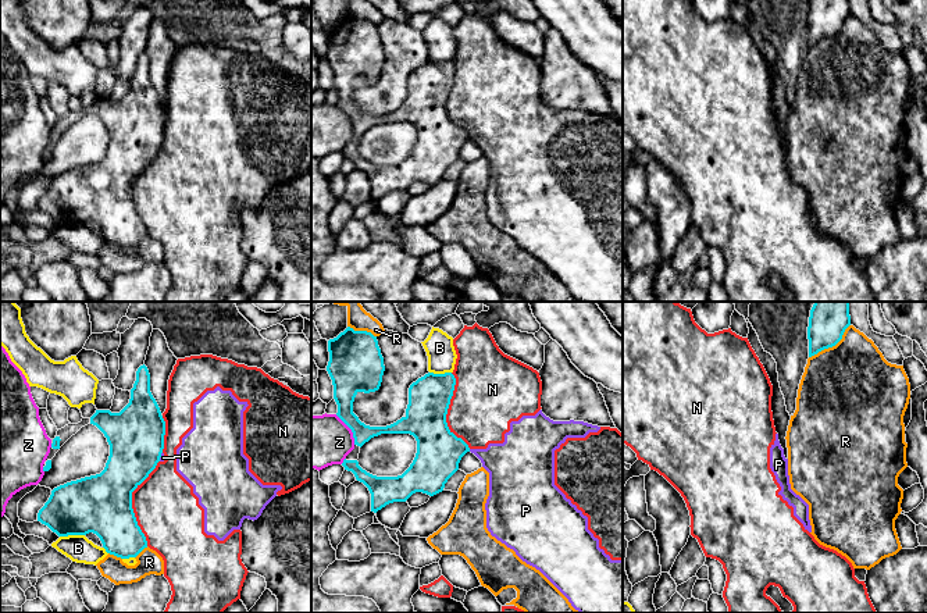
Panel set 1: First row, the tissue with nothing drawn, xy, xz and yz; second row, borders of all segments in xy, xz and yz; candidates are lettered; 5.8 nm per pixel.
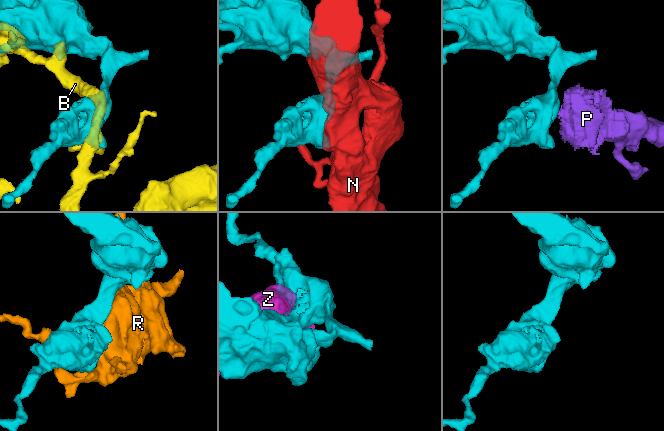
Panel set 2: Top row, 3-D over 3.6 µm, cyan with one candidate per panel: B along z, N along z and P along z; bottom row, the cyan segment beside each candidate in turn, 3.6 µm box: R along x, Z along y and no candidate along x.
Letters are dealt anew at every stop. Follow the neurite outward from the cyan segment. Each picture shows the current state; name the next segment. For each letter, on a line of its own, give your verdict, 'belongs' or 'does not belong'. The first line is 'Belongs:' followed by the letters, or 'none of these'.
Belongs: none of these
B: does not belong
N: does not belong
P: does not belong
R: does not belong
Z: does not belong

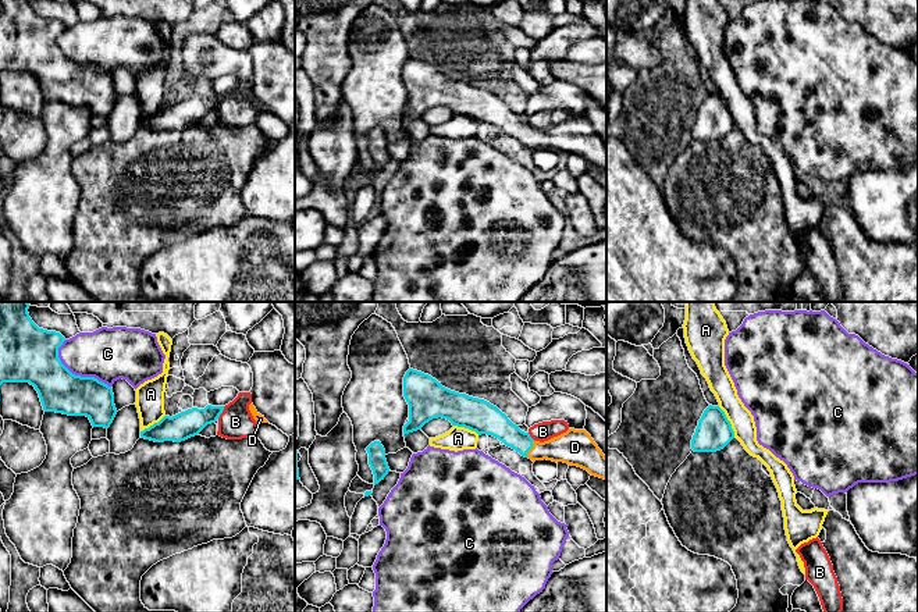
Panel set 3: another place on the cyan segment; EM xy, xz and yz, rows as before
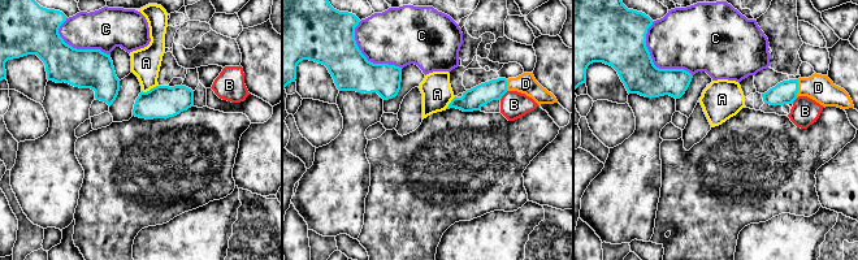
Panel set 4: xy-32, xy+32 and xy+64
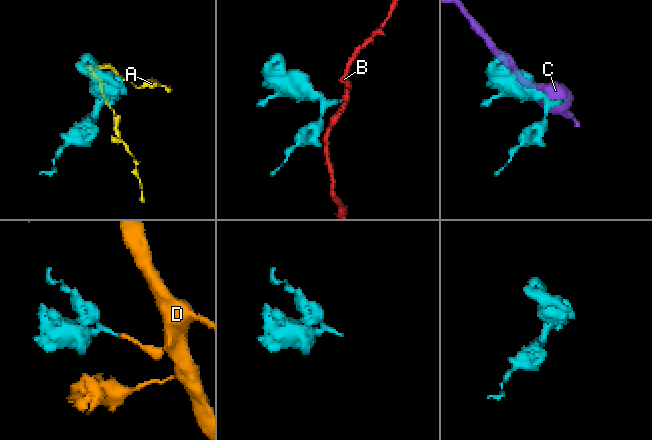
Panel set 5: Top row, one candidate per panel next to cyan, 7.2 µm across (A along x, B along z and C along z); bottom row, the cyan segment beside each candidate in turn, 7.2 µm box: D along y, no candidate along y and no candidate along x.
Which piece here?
Belongs: D
A: does not belong
B: does not belong
C: does not belong
D: belongs

